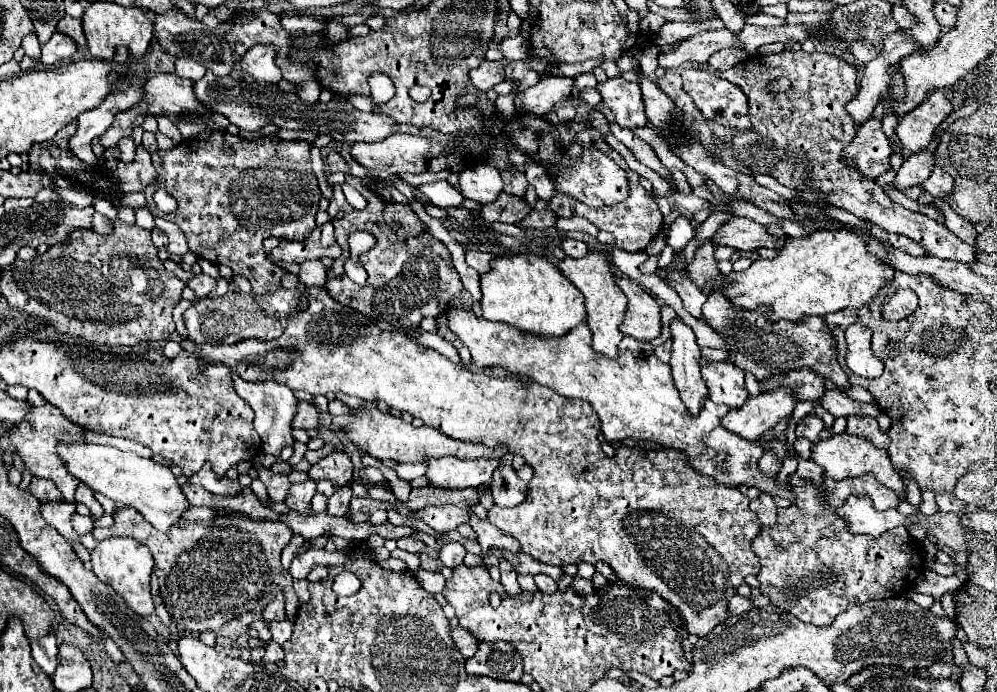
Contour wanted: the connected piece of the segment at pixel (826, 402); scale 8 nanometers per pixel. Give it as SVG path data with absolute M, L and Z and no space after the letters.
M833 389L833 391L827 391L823 397L821 397L821 405L833 415L833 417L849 417L849 415L869 415L869 417L879 417L879 409L869 405L869 403L859 403L859 401L853 401L849 399L847 395L843 395L839 389Z

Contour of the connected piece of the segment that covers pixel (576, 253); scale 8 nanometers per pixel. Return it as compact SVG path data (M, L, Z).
M565 239L561 241L561 249L569 255L569 257L585 257L589 253L589 247L585 241L575 241L575 239Z

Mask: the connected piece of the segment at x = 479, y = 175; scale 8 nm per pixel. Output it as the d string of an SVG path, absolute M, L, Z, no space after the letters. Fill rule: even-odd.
M477 163L471 167L465 167L459 177L461 195L465 199L473 199L479 205L487 205L497 199L497 195L503 191L503 179L495 167L489 163Z

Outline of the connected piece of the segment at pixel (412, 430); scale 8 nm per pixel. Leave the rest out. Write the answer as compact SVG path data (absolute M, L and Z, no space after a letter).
M365 403L363 407L359 407L357 411L353 411L353 415L357 417L351 425L345 427L345 435L349 441L353 441L355 445L359 445L363 451L367 451L369 455L381 459L381 461L399 461L399 463L415 463L415 461L425 461L427 457L459 457L459 459L481 459L481 457L497 457L501 459L503 455L509 455L509 447L507 445L499 445L499 447L487 447L483 443L463 443L451 437L445 437L441 431L433 429L433 427L413 427L411 423L405 423L393 415L383 415L375 403Z

